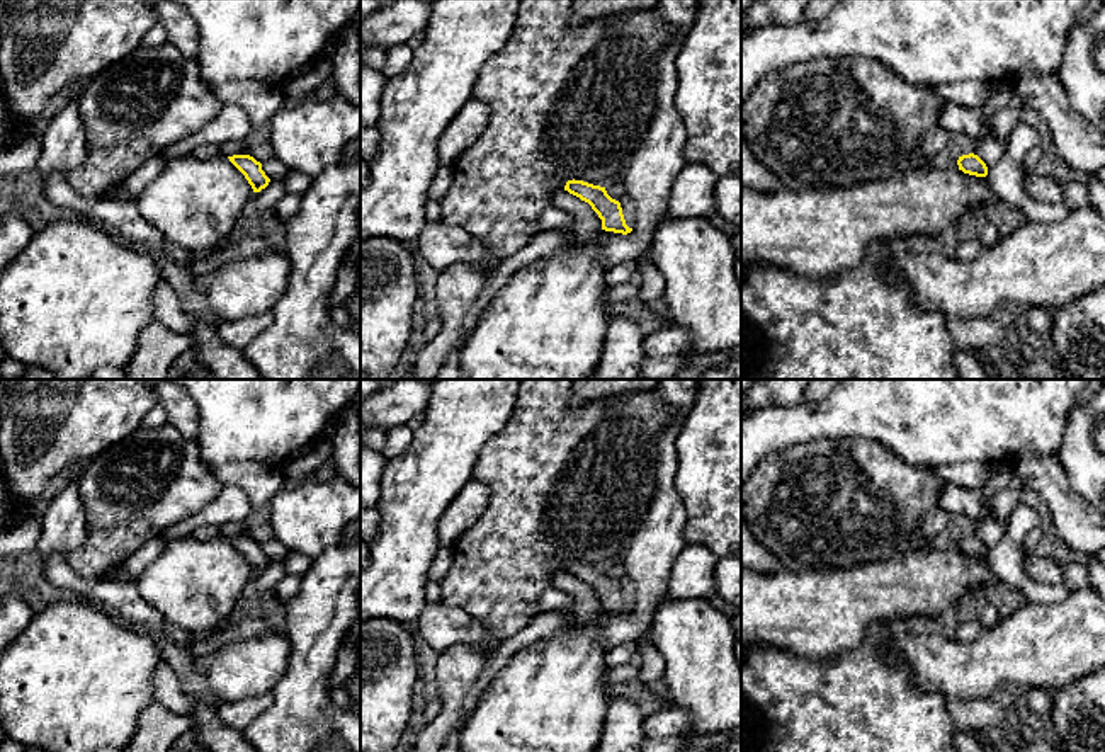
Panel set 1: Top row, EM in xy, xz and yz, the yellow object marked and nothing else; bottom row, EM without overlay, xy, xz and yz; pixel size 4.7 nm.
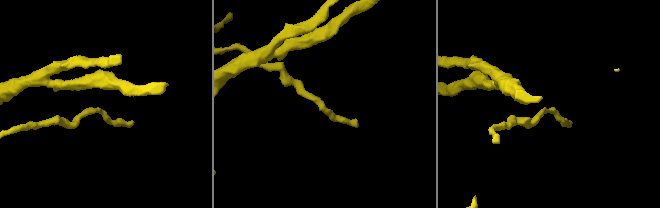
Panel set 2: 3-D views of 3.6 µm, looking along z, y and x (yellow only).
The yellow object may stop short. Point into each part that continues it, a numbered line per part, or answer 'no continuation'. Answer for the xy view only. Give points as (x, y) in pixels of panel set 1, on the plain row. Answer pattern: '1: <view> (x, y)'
no continuation

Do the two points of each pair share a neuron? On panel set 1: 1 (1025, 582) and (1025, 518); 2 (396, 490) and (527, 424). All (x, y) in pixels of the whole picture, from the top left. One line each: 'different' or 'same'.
1: same
2: different

